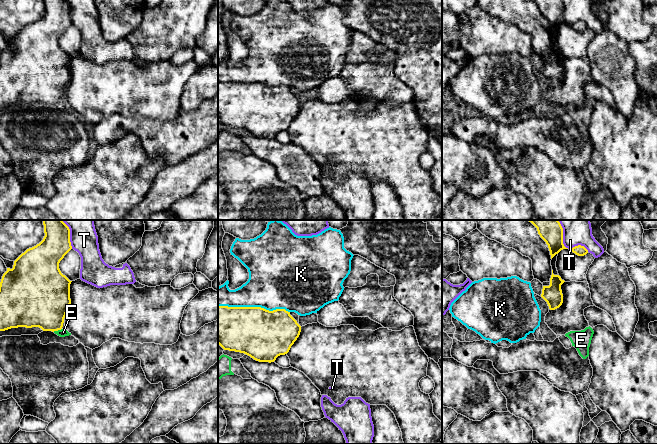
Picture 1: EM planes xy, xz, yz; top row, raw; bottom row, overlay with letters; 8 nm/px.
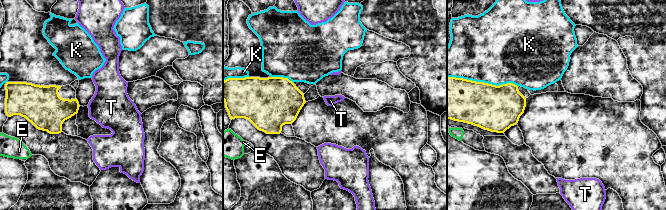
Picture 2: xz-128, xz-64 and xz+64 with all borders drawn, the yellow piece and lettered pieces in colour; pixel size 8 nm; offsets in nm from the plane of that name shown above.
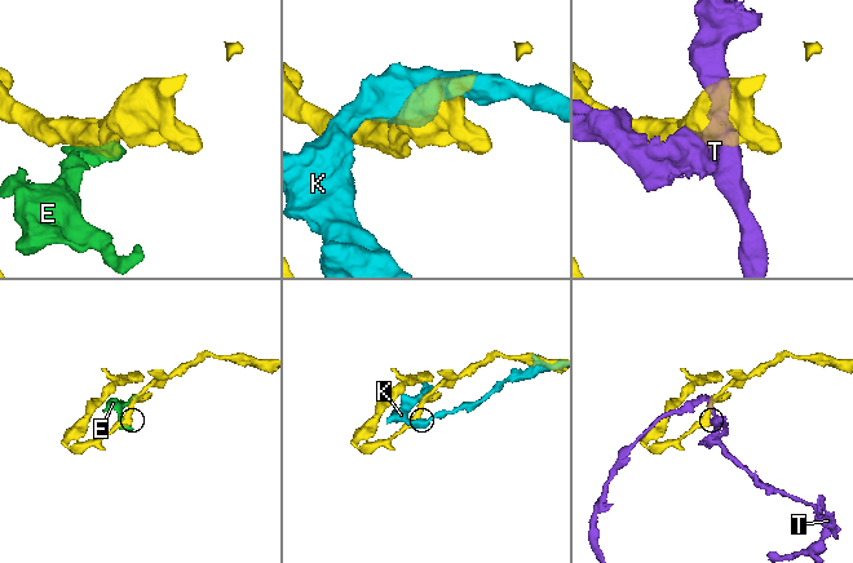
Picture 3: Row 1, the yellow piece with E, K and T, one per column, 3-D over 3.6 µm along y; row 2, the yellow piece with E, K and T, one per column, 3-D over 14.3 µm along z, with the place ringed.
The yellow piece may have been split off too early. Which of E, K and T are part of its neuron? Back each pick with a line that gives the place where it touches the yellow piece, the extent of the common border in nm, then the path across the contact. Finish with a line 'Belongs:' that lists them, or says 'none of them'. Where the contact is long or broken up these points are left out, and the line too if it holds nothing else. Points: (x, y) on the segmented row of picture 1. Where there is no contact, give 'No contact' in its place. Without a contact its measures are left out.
Belongs: none of them

